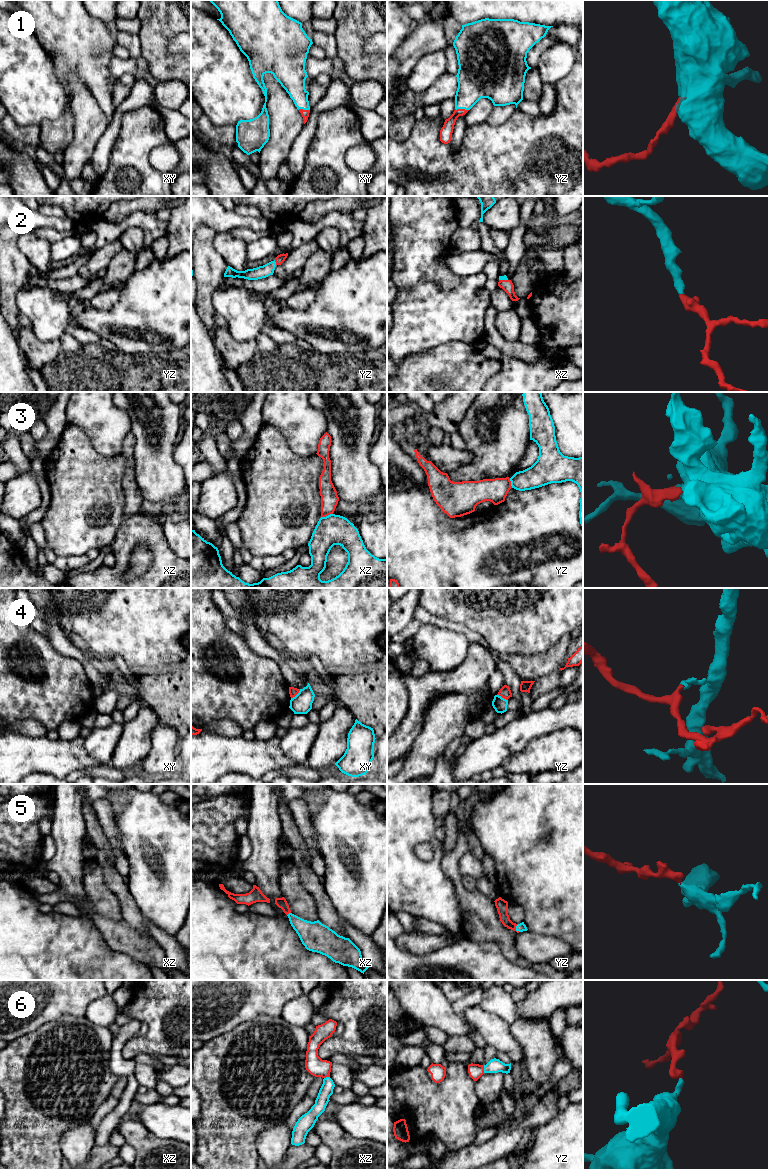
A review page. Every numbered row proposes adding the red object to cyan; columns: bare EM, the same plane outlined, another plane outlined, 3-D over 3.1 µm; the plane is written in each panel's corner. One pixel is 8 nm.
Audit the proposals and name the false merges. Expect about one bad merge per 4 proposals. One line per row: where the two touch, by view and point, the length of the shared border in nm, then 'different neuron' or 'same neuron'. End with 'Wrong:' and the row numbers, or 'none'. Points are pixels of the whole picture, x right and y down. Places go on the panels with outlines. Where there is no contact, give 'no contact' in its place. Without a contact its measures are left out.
1: meets cyan in yz at (462, 108); contact 110 nm long; same neuron
2: meets cyan in yz at (275, 262); contact 40 nm long; same neuron
3: meets cyan in xz at (326, 516); contact 100 nm long; different neuron
4: meets cyan in xy at (297, 694); contact 110 nm long; different neuron
5: meets cyan in yz at (516, 928); contact 70 nm long; same neuron
6: meets cyan in yz at (484, 1069); contact 60 nm long; same neuron
Wrong: 3, 4

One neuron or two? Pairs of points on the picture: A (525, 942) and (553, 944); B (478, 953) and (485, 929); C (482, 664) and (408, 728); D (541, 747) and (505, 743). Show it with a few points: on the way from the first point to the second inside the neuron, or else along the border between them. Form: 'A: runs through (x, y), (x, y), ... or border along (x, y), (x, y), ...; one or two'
A: runs through (532, 944), (546, 944); one
B: border along (469, 938), (478, 942), (495, 942), (502, 953); two
C: runs through (460, 680), (439, 682), (417, 706); one
D: border along (547, 734), (532, 739), (521, 750), (506, 758); two

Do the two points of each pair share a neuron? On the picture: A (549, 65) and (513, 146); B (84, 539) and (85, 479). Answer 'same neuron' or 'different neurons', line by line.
A: different neurons
B: same neuron

